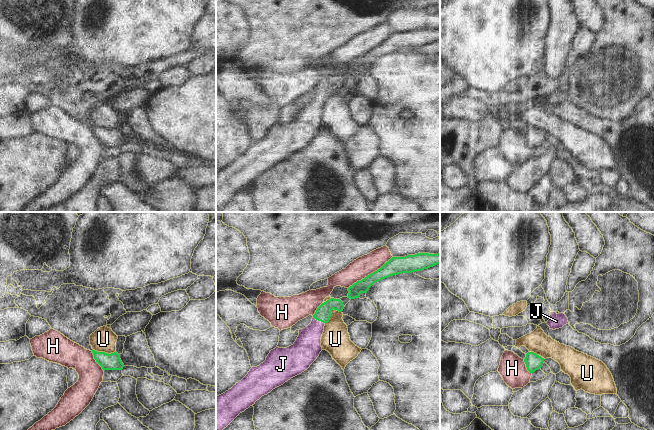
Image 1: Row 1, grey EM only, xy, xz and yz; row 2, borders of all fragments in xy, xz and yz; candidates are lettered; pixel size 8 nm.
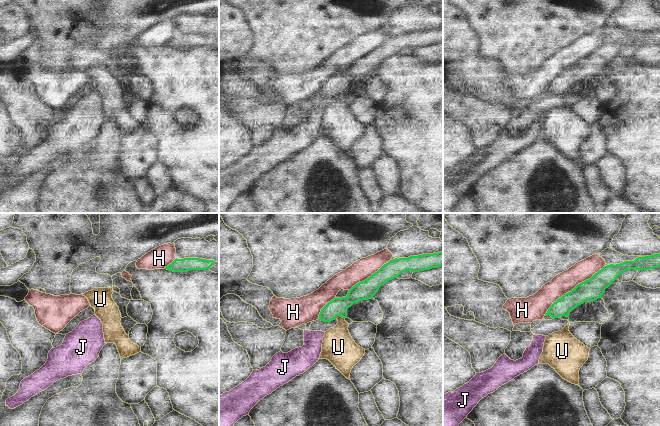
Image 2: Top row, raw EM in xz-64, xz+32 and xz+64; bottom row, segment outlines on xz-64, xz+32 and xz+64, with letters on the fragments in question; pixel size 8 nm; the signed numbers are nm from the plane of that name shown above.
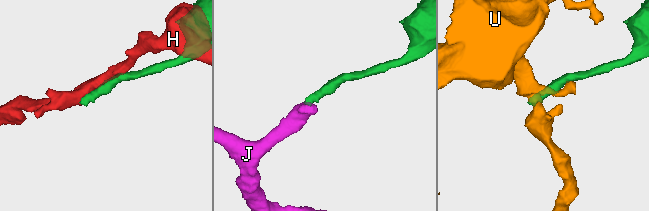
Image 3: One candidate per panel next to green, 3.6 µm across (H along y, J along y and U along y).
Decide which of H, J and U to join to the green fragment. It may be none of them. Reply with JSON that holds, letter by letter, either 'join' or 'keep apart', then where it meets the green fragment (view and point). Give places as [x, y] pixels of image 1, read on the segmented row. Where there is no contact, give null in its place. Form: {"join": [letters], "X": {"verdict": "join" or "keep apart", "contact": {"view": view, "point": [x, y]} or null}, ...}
{"join": ["J"], "H": {"verdict": "keep apart", "contact": {"view": "xz", "point": [371, 273]}}, "J": {"verdict": "join", "contact": {"view": "xz", "point": [319, 320]}}, "U": {"verdict": "keep apart", "contact": {"view": "xz", "point": [330, 313]}}}

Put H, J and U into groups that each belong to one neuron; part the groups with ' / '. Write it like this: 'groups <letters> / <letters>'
groups H / J / U

